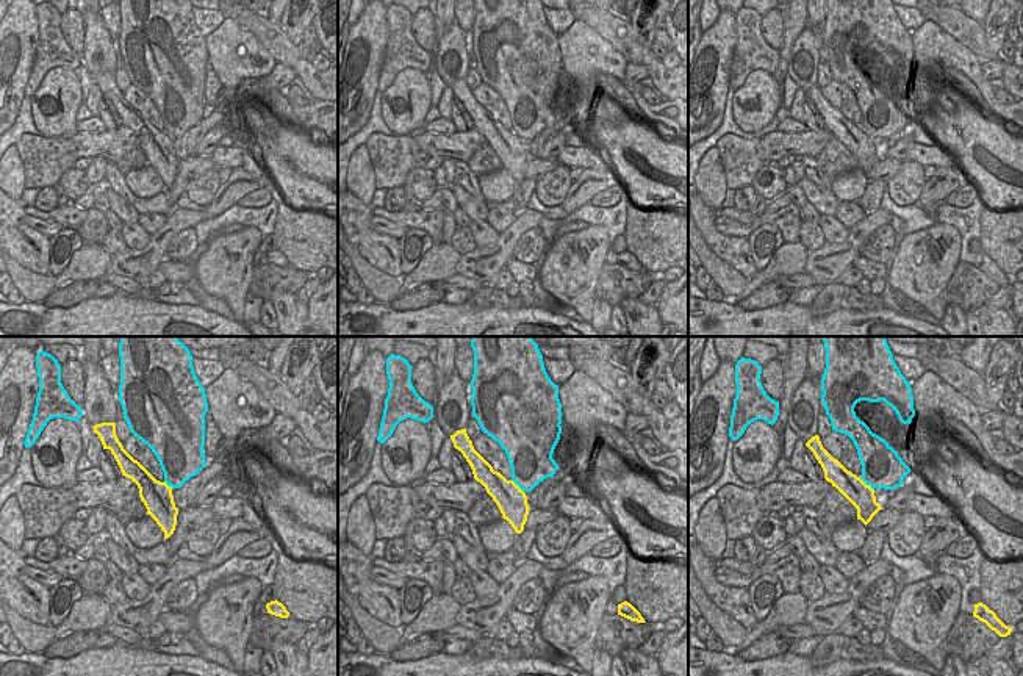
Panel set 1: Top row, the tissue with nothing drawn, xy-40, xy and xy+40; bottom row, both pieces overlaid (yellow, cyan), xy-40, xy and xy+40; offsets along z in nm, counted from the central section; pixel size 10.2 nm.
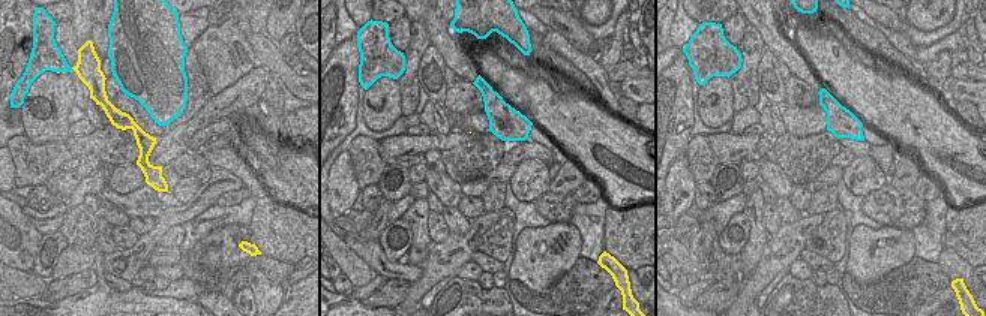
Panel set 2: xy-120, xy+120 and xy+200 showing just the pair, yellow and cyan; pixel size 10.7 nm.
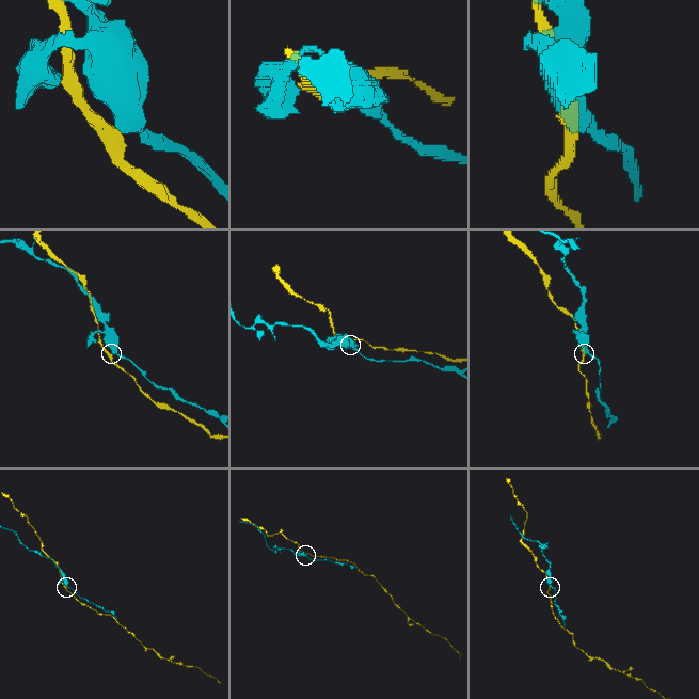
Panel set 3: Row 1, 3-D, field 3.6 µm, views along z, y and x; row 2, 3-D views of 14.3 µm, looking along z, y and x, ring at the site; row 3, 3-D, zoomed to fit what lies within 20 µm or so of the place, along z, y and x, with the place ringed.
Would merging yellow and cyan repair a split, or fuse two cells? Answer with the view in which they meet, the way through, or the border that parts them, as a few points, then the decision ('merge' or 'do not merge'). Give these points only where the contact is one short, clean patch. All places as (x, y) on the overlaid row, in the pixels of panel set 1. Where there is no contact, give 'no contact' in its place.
xy+40 | do not merge

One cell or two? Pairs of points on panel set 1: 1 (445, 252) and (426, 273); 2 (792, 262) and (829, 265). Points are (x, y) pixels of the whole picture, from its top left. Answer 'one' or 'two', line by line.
1: one
2: two

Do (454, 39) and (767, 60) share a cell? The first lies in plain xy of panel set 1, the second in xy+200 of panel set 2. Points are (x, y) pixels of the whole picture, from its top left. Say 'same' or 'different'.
same

